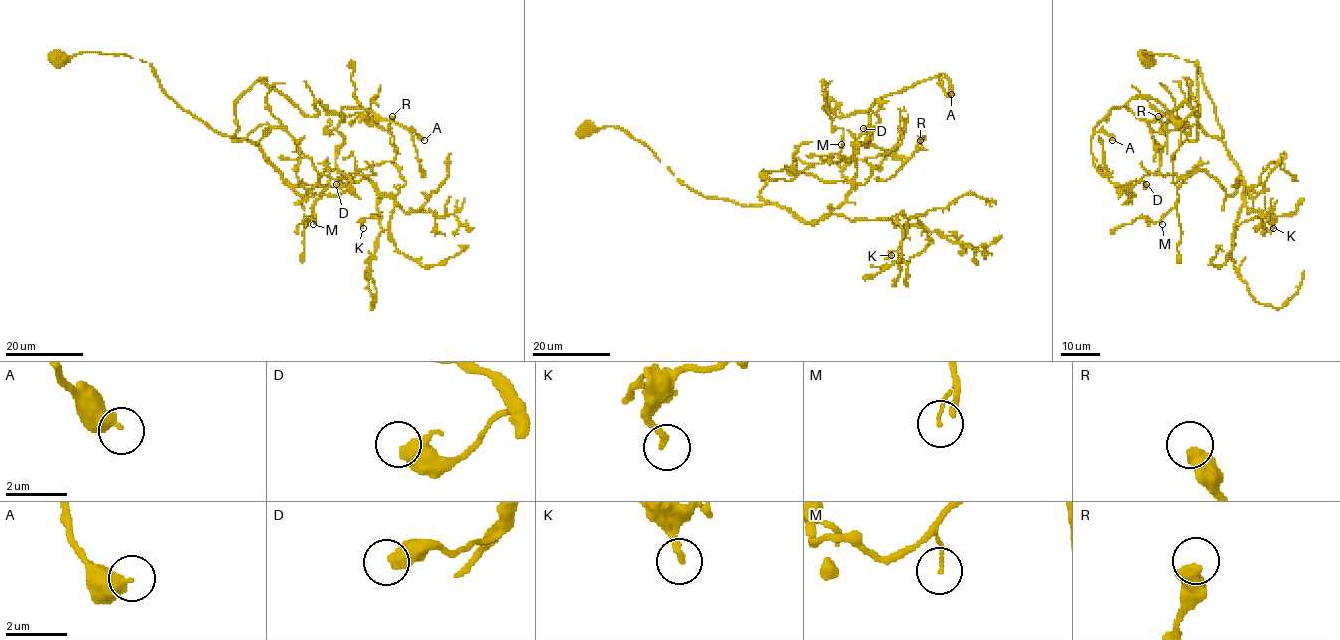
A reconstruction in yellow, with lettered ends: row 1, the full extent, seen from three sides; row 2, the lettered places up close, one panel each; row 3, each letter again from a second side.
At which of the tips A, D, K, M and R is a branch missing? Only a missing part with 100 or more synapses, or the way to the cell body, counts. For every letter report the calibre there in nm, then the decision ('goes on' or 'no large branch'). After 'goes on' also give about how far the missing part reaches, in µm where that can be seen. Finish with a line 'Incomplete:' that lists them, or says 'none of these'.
A: 480 nm thick; no large branch
D: 400 nm thick; no large branch
K: 200 nm thick; no large branch
M: 90 nm thick; no large branch
R: 550 nm thick; no large branch
Incomplete: none of these

